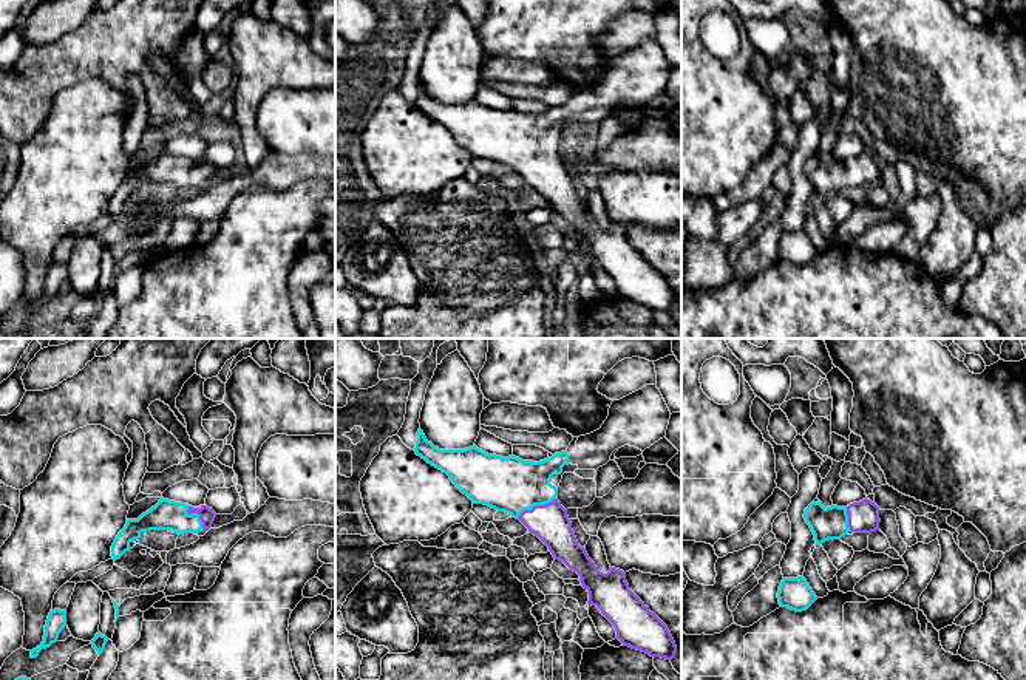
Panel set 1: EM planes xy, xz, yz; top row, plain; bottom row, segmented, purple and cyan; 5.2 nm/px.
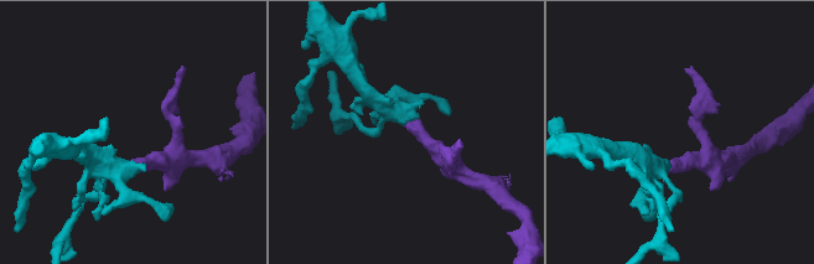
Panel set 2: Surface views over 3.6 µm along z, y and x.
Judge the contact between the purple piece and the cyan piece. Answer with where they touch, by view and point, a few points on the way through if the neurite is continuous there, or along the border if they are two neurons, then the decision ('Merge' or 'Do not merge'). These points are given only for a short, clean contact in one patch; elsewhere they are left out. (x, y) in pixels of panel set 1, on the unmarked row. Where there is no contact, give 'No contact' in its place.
Touches purple at xz (536, 159). Path across: xz (550, 176), (536, 159), (518, 141), (509, 138). Merge

